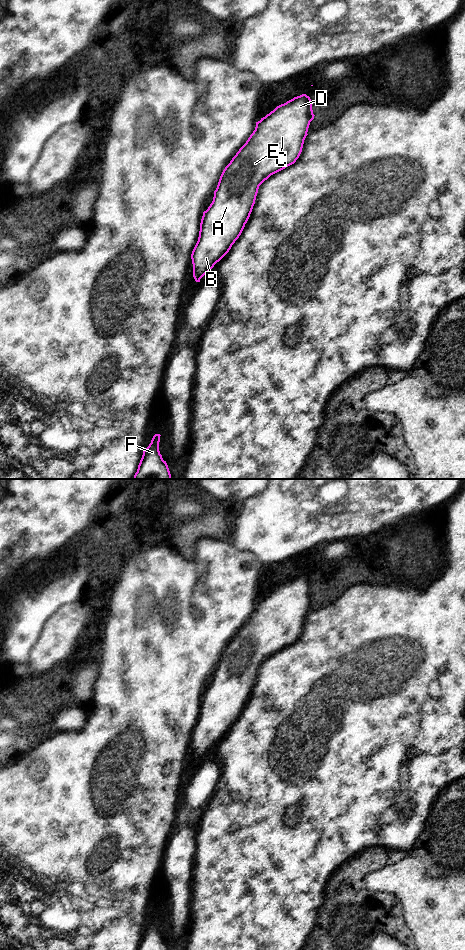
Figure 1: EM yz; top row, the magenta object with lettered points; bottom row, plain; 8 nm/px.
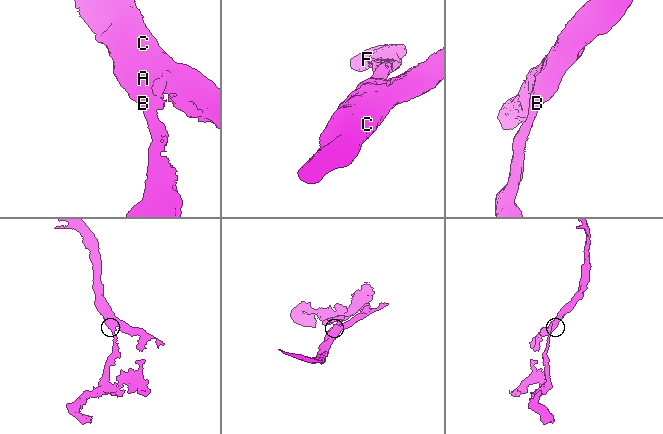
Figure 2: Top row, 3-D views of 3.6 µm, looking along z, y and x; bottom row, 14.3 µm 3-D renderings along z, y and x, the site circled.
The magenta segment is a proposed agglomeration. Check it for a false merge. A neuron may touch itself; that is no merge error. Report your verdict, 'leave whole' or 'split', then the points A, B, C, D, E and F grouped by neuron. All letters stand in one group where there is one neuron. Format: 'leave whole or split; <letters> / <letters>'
leave whole; A B C D E F

